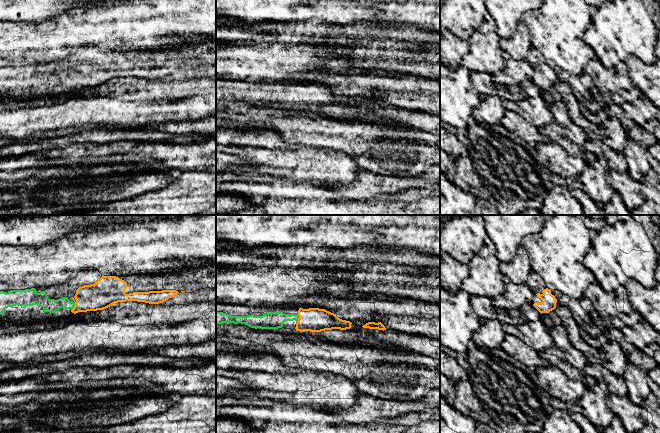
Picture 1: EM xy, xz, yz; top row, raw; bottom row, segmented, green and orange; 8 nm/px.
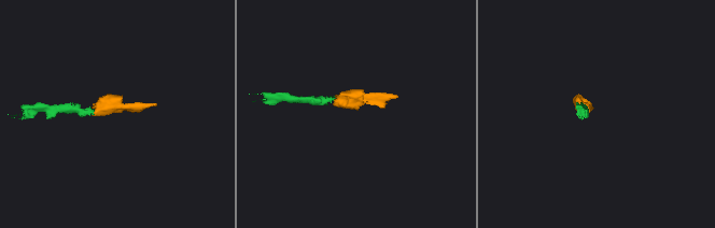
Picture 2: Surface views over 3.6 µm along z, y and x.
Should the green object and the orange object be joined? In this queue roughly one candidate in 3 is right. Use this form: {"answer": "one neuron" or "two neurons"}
{"answer": "one neuron"}

